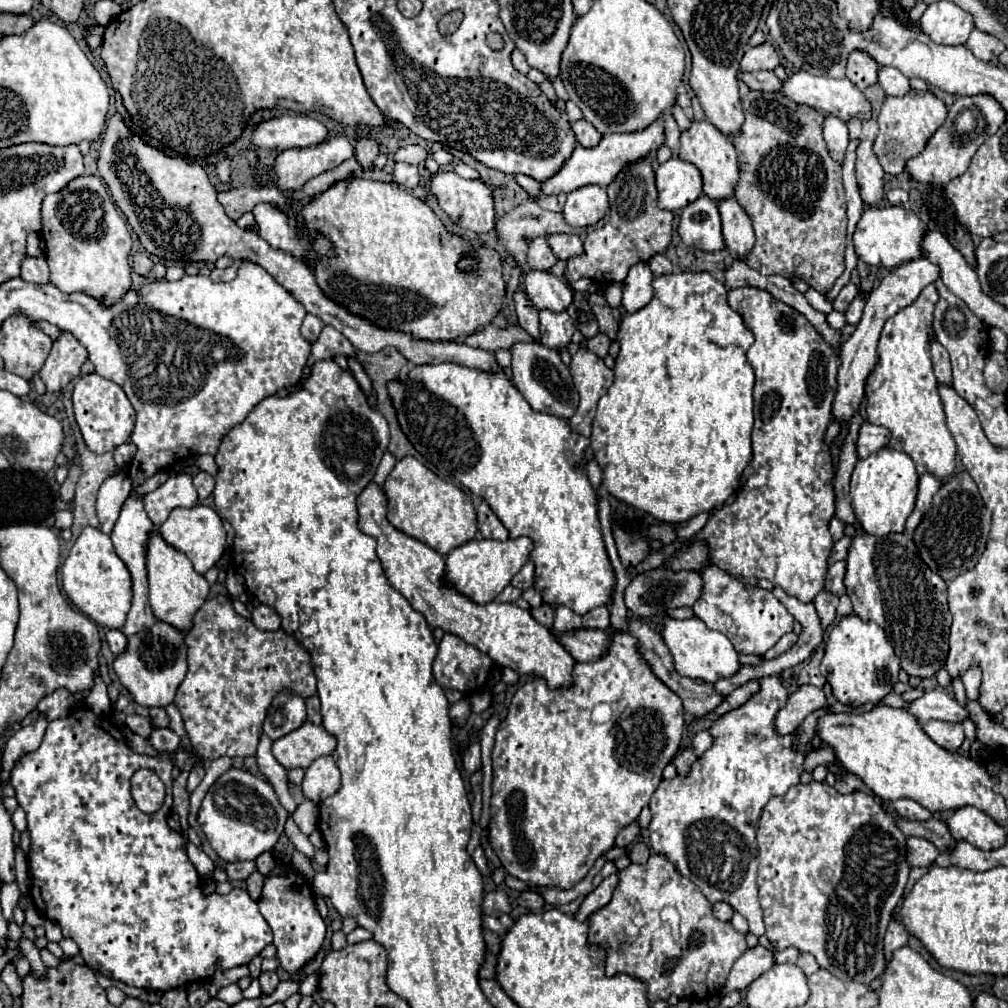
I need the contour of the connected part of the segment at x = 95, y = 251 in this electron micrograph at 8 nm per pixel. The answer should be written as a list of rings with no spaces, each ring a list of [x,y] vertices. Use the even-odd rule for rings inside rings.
[[[80,176],[72,180],[64,190],[56,194],[48,194],[42,204],[42,240],[46,242],[46,260],[50,266],[50,282],[60,288],[64,294],[82,292],[92,298],[98,298],[104,306],[116,304],[130,290],[130,248],[132,238],[126,226],[126,220],[120,216],[116,204],[106,192],[104,182],[98,176]]]

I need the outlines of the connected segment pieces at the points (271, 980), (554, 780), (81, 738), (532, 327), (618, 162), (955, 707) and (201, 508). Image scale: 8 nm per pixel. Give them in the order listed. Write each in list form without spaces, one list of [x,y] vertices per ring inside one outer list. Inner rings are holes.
[[[262,972],[262,974],[260,974],[260,988],[262,988],[264,994],[272,994],[272,992],[276,990],[278,982],[280,982],[280,980],[278,980],[276,972]]]
[[[602,496],[600,502],[598,502],[598,517],[601,524],[601,530],[603,539],[605,542],[606,550],[608,551],[608,557],[616,576],[616,590],[614,590],[614,598],[612,598],[612,604],[610,604],[610,624],[614,626],[614,640],[612,640],[612,646],[608,650],[608,654],[596,662],[586,662],[586,664],[576,664],[574,668],[574,686],[572,688],[558,688],[558,690],[550,690],[546,686],[546,682],[542,678],[532,678],[530,682],[526,682],[524,686],[518,688],[518,692],[514,694],[512,698],[512,704],[508,708],[508,716],[506,720],[500,724],[498,732],[496,732],[496,744],[494,744],[494,750],[492,750],[492,770],[494,770],[494,780],[492,780],[492,802],[490,802],[490,808],[492,808],[492,822],[488,826],[490,830],[490,846],[492,850],[496,852],[496,856],[500,858],[502,866],[506,868],[506,872],[518,880],[524,880],[532,886],[554,886],[554,888],[562,888],[562,890],[570,890],[572,886],[576,886],[586,874],[588,870],[592,868],[592,864],[604,854],[608,852],[612,846],[614,846],[614,838],[616,834],[628,826],[630,822],[634,822],[640,814],[640,810],[650,802],[650,796],[654,794],[654,790],[658,788],[660,780],[662,780],[662,770],[664,766],[674,758],[674,754],[678,752],[680,748],[680,740],[682,740],[682,732],[684,732],[684,706],[682,706],[682,700],[662,682],[658,680],[648,662],[644,660],[644,656],[638,652],[638,640],[628,634],[628,610],[624,606],[624,588],[628,586],[628,578],[626,578],[626,570],[620,562],[620,558],[617,553],[615,541],[613,538],[612,530],[612,510],[610,506],[610,500],[608,496]],[[598,702],[608,702],[614,710],[612,714],[612,720],[606,722],[606,724],[594,724],[590,720],[590,712],[592,708],[598,704]]]
[[[78,708],[78,710],[70,712],[66,718],[58,718],[58,720],[48,722],[48,728],[46,728],[46,734],[44,734],[44,740],[42,740],[40,748],[22,756],[18,760],[18,764],[14,766],[12,776],[10,776],[10,784],[16,790],[16,800],[28,816],[28,832],[30,832],[30,838],[32,838],[32,846],[30,846],[30,852],[28,852],[28,870],[30,870],[30,876],[32,876],[30,898],[40,908],[40,912],[44,912],[46,918],[60,918],[62,934],[70,936],[78,944],[80,954],[86,958],[86,964],[92,970],[96,970],[98,974],[108,976],[112,980],[120,980],[128,986],[148,988],[148,990],[156,990],[156,992],[162,990],[164,992],[164,990],[180,988],[180,986],[186,986],[186,984],[192,984],[192,982],[198,982],[198,980],[208,980],[208,978],[212,978],[212,974],[216,970],[216,960],[220,960],[222,970],[230,970],[234,966],[248,964],[256,954],[262,952],[262,948],[266,944],[272,942],[272,930],[270,930],[268,922],[264,920],[264,916],[260,914],[258,904],[248,896],[246,890],[234,888],[230,894],[224,894],[224,896],[216,894],[216,892],[212,892],[212,894],[202,892],[200,876],[186,856],[186,846],[184,846],[186,840],[182,838],[180,832],[174,832],[166,824],[166,816],[172,808],[172,770],[174,770],[174,766],[190,772],[198,762],[202,762],[202,758],[196,752],[188,752],[184,748],[180,748],[176,752],[170,752],[170,754],[162,752],[162,754],[156,754],[156,756],[138,754],[130,746],[126,746],[126,738],[118,730],[118,726],[114,726],[106,718],[94,716],[94,712],[88,710],[88,708]],[[130,768],[150,768],[158,776],[162,776],[162,782],[166,786],[166,800],[164,800],[164,804],[158,812],[144,814],[136,808],[134,798],[130,794]]]
[[[514,294],[514,302],[516,302],[516,316],[518,316],[518,324],[538,342],[540,338],[540,322],[538,322],[538,310],[532,306],[532,302],[528,300],[526,294]]]
[[[658,118],[656,122],[652,122],[648,128],[640,130],[640,132],[604,136],[600,140],[600,144],[594,148],[576,146],[576,150],[572,152],[568,162],[564,162],[560,172],[556,176],[552,176],[548,182],[542,182],[544,194],[560,194],[560,192],[568,194],[568,192],[588,186],[588,184],[598,184],[598,186],[606,188],[626,166],[636,164],[642,158],[648,158],[650,152],[656,152],[662,144],[664,144],[664,120]]]
[[[926,690],[920,698],[912,700],[906,710],[916,716],[920,724],[926,724],[930,720],[962,722],[964,718],[968,718],[968,710],[942,690]]]
[[[196,504],[194,508],[174,508],[168,520],[158,528],[160,536],[176,550],[184,552],[198,574],[206,574],[222,556],[226,544],[226,530],[218,512],[206,504]]]

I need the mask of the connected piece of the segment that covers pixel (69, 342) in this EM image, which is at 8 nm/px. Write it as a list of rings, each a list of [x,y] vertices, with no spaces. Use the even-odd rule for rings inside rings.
[[[62,332],[54,342],[46,358],[46,364],[40,368],[40,378],[46,384],[48,392],[58,392],[72,378],[80,376],[80,366],[88,360],[88,350],[70,334]]]

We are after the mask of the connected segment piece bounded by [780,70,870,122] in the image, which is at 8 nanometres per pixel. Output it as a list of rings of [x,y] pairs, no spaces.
[[[798,70],[798,72],[790,74],[790,76],[786,76],[786,80],[782,82],[780,94],[784,94],[790,100],[794,100],[796,104],[806,104],[806,106],[812,106],[812,108],[816,108],[820,112],[834,114],[834,116],[838,116],[844,122],[850,116],[858,116],[862,120],[870,118],[870,104],[868,104],[868,100],[864,98],[864,94],[860,90],[856,90],[856,86],[852,86],[852,82],[848,82],[848,78],[834,80],[834,78],[814,76],[810,72]]]

